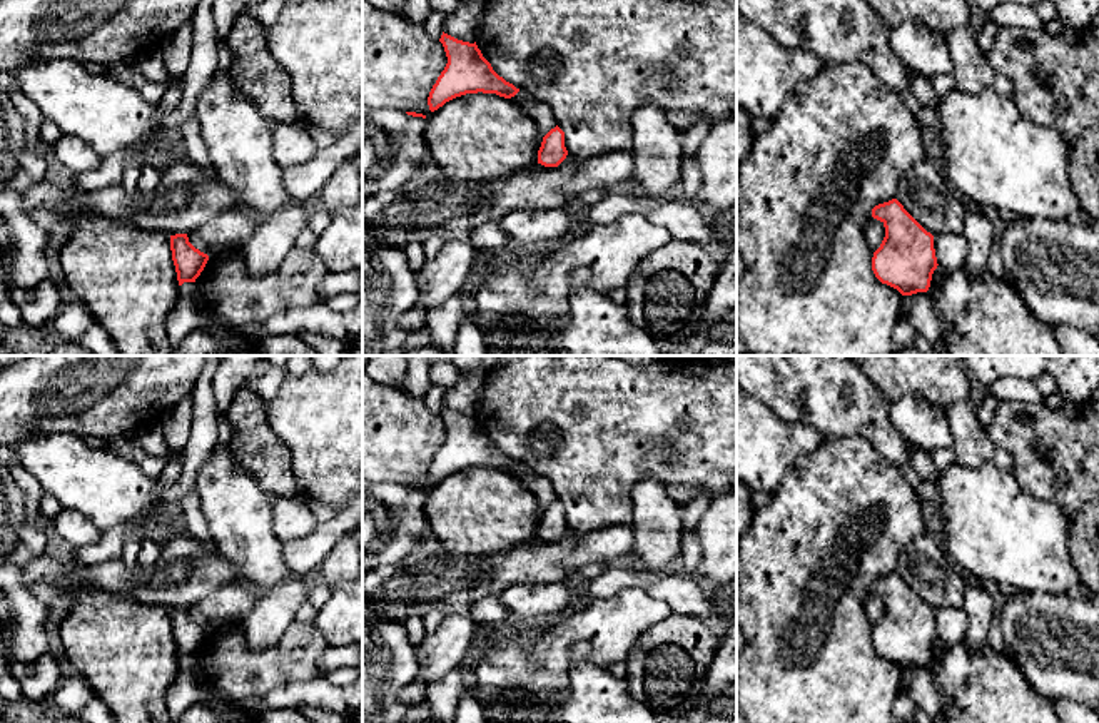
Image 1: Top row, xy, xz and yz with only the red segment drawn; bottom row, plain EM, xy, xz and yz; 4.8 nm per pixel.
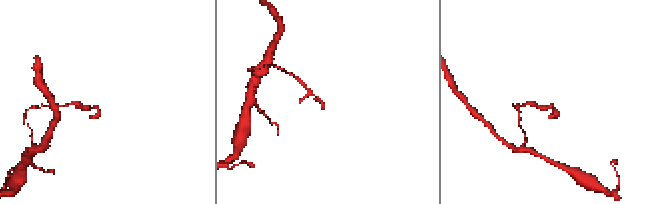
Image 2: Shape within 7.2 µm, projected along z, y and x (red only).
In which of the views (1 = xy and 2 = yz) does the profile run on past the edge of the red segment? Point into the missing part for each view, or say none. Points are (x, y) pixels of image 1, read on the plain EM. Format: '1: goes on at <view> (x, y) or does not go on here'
1: does not go on here
2: does not go on here

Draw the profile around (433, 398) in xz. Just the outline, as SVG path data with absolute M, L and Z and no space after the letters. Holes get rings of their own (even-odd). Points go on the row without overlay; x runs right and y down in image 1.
M431 384L429 389L426 391L424 397L423 397L426 407L431 412L439 414L443 409L443 399L444 399L446 392L448 392L448 387Z

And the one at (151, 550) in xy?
M144 539L139 551L140 566L154 566L162 553L162 546L154 539Z

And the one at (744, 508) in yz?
M737 481L737 541L752 524L753 508L750 504L752 491Z

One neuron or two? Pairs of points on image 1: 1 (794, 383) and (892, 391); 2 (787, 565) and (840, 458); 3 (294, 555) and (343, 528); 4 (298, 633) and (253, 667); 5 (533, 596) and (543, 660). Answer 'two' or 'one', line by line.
1: two
2: one
3: one
4: one
5: two

